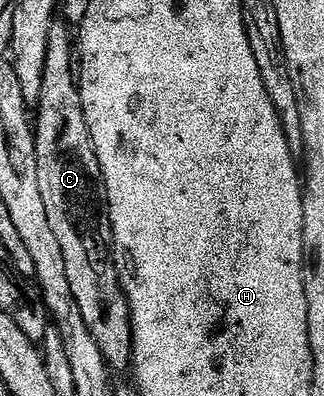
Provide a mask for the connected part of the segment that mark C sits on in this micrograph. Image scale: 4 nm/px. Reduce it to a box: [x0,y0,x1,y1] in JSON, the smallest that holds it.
[35,23,133,374]

